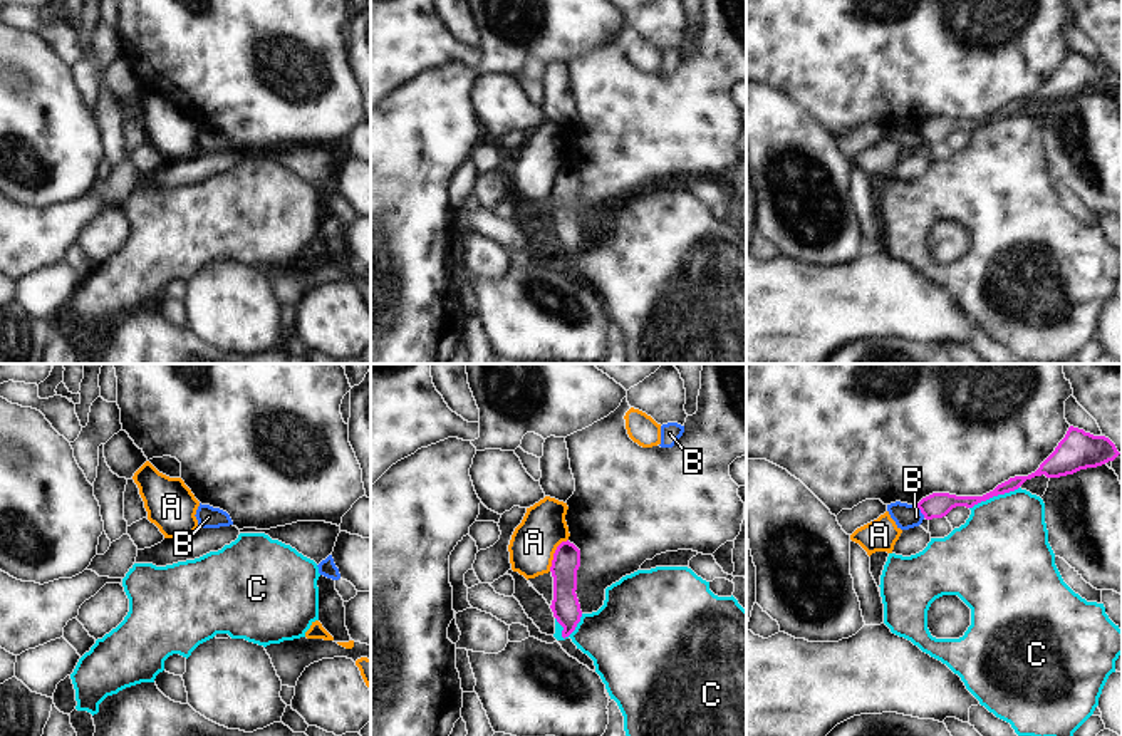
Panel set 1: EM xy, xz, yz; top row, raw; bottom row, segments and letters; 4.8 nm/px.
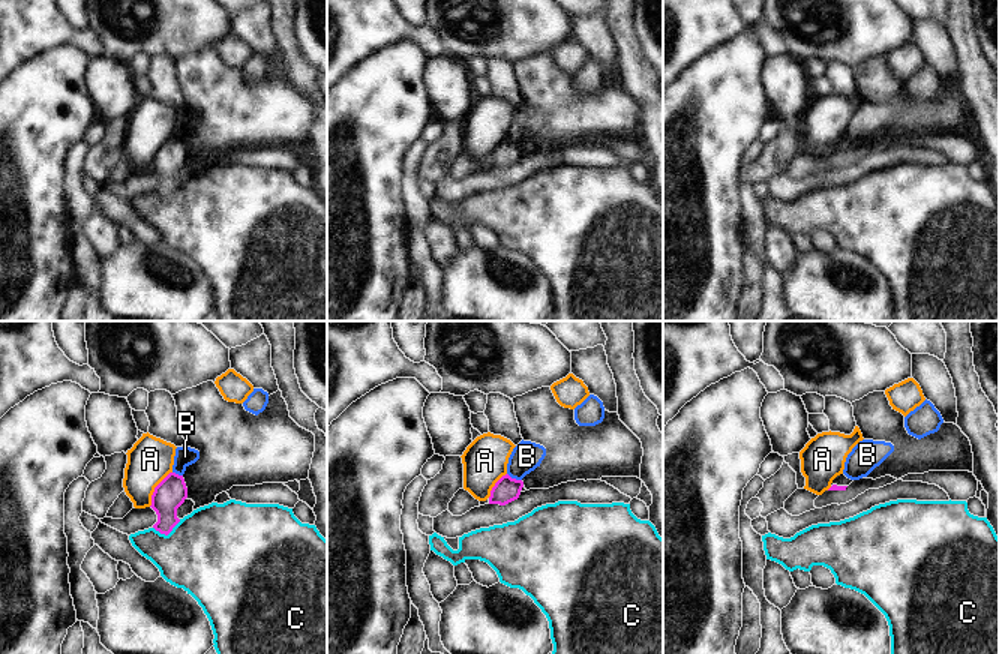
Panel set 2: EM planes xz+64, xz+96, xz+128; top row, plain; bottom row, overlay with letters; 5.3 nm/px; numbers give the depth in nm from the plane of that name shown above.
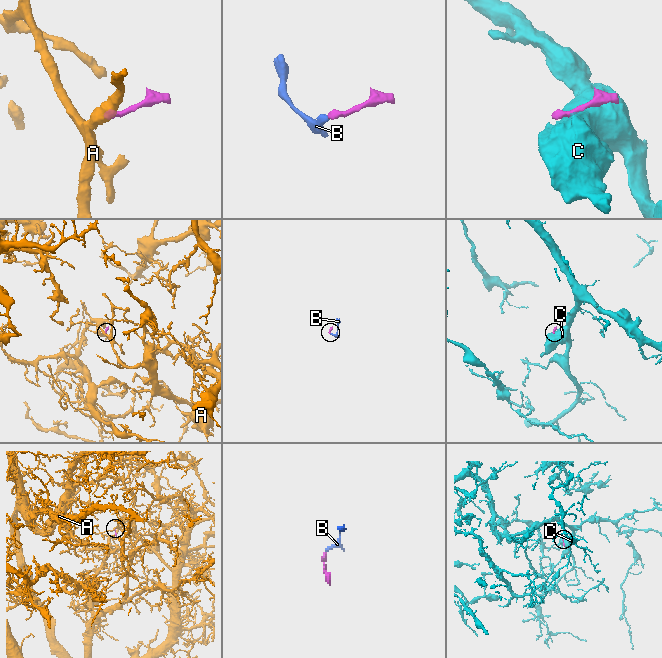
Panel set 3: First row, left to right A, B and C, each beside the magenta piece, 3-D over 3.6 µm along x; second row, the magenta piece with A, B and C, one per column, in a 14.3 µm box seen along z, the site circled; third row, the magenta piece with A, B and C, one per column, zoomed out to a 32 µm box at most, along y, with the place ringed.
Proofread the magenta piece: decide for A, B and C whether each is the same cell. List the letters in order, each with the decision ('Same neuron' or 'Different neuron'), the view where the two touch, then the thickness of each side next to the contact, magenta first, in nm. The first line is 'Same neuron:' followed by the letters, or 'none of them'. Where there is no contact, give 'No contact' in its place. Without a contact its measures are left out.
Same neuron: none of them
A: Different neuron. Touches magenta in xz. Thickness 130 nm (magenta) against 220 nm
B: Different neuron. Touches magenta in yz. Thickness 120 nm (magenta) against 120 nm
C: Different neuron. Touches magenta in yz. Thickness 100 nm (magenta) against 440 nm

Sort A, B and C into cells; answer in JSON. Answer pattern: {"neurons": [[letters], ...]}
{"neurons": [["A"], ["B"], ["C"]]}

